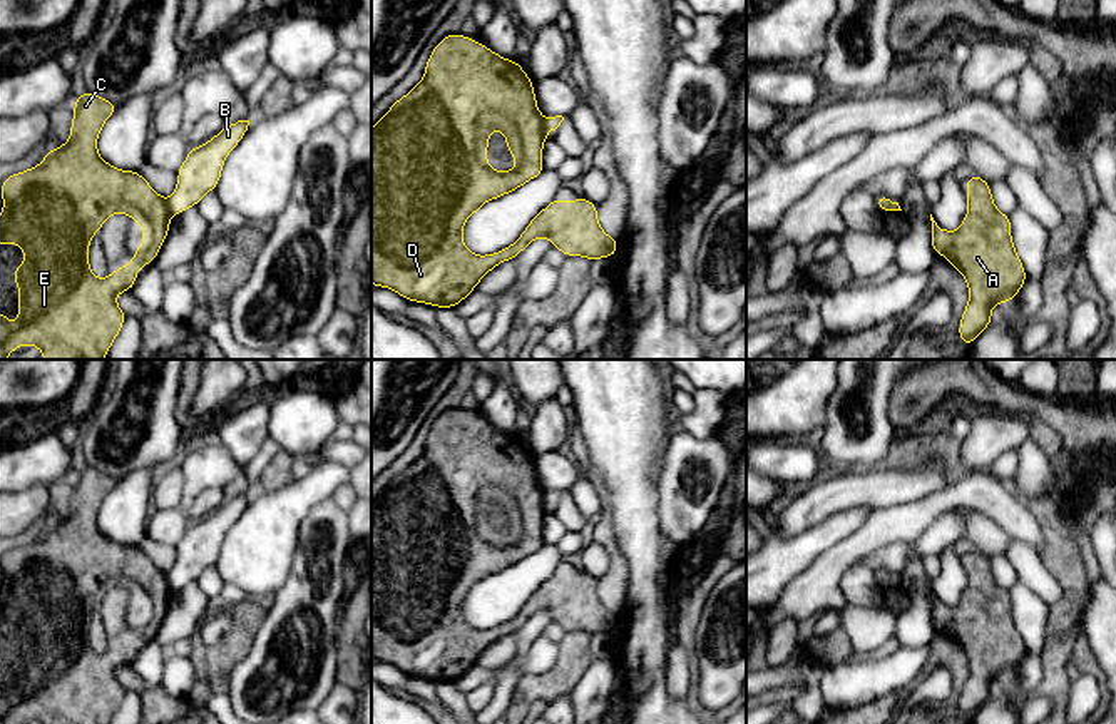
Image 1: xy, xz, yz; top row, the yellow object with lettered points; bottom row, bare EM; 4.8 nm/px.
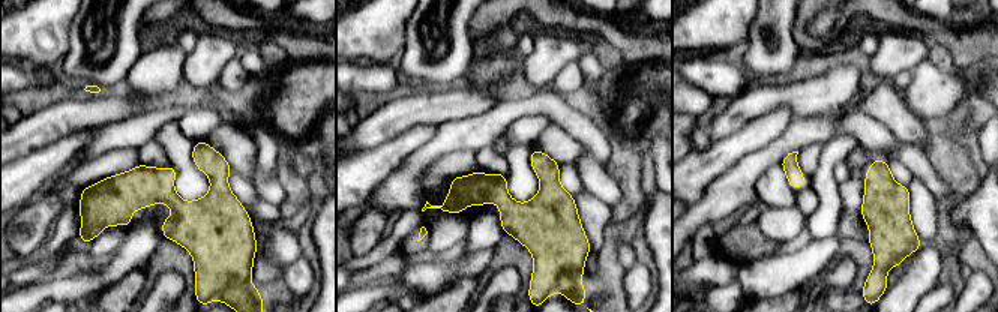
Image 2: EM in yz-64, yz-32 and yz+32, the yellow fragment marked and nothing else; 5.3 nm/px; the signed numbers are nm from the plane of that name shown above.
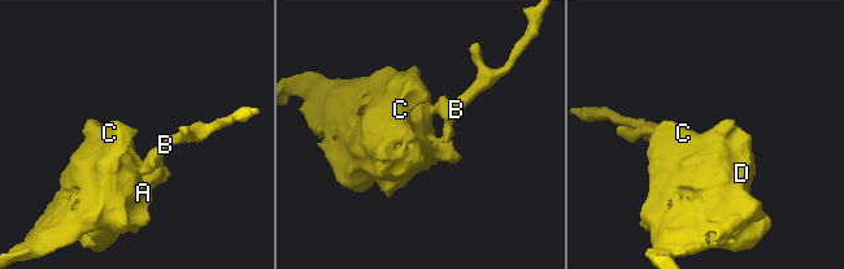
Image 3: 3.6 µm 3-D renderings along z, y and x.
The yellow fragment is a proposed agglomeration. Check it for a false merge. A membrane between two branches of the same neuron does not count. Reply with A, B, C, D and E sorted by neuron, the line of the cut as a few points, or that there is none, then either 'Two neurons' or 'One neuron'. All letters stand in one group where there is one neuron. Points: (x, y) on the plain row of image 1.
Groups: A C D E / B. Split along xy (168, 576), (173, 586). Two neurons

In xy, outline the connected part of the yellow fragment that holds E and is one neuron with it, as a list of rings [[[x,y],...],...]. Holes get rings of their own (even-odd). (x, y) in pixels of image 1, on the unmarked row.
[[[85,465],[74,477],[70,513],[55,525],[47,523],[38,540],[2,557],[0,619],[20,619],[25,635],[12,649],[12,655],[18,657],[18,696],[13,699],[0,687],[0,724],[25,719],[40,724],[109,724],[125,696],[117,667],[131,665],[137,644],[157,632],[167,612],[172,590],[169,575],[137,545],[120,545],[97,527],[97,512],[117,482]],[[114,587],[131,590],[142,602],[144,617],[134,625],[131,639],[99,654],[89,640],[89,619]]]

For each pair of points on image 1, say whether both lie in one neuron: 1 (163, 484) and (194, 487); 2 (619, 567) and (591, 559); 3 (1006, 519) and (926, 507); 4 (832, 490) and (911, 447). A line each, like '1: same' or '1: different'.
1: different
2: different
3: same
4: different

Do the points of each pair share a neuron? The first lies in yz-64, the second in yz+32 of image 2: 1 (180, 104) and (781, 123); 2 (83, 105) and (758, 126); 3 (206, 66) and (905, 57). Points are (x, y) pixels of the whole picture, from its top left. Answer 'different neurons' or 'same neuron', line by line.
1: different neurons
2: different neurons
3: same neuron

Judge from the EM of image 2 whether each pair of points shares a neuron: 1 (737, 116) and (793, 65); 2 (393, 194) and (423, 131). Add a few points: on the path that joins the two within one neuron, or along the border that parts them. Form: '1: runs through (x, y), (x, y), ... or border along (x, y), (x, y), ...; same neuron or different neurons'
1: border along (755, 80), (776, 80), (781, 83); different neurons
2: border along (438, 128), (428, 141), (387, 176); different neurons

